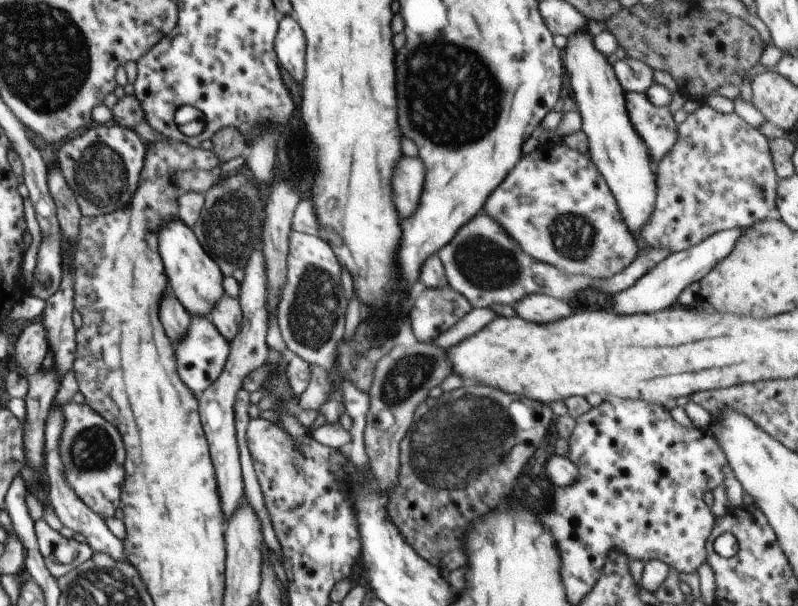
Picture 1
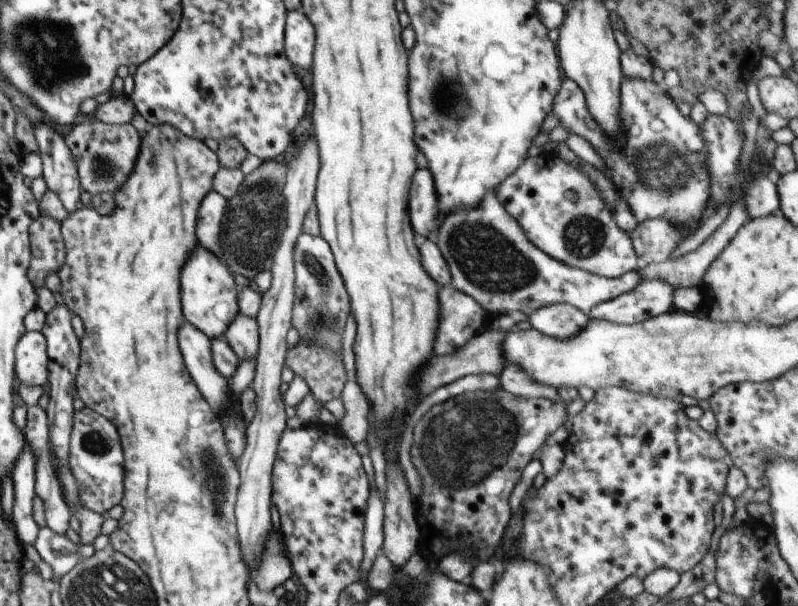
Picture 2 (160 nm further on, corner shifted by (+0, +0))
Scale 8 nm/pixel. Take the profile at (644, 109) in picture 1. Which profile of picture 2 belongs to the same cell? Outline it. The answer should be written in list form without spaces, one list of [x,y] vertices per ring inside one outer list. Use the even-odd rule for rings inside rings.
[[[625,76],[620,87],[620,132],[611,137],[591,115],[583,90],[574,80],[564,77],[553,96],[552,111],[570,135],[581,136],[594,147],[638,225],[645,220],[668,219],[687,237],[702,225],[711,198],[711,176],[702,127],[683,116],[676,105],[666,87],[652,79]]]

